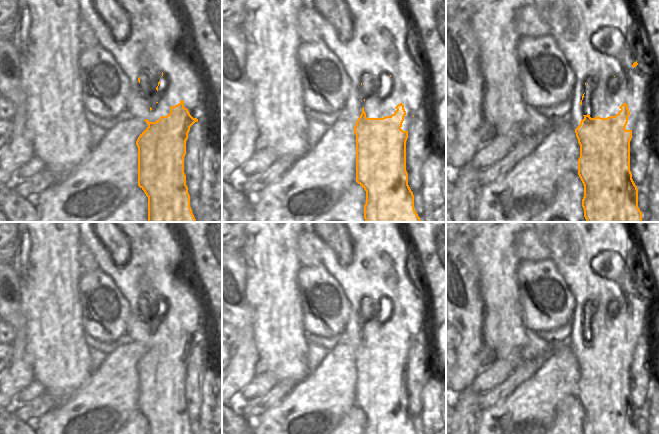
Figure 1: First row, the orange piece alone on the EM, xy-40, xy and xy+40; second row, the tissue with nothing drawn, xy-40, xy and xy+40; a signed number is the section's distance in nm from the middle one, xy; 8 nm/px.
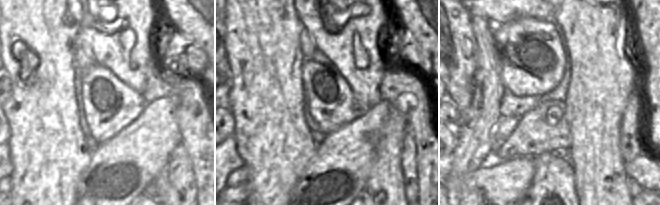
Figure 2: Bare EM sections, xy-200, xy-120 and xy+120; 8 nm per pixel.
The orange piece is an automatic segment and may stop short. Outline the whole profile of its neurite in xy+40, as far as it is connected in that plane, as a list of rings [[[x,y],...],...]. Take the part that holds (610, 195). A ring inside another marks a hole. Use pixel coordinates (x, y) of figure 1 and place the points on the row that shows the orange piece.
[[[528,0],[537,9],[542,20],[550,27],[550,35],[556,41],[560,52],[570,65],[574,77],[572,107],[569,111],[570,123],[575,130],[580,145],[578,175],[584,185],[582,207],[587,222],[643,222],[642,212],[638,207],[638,189],[630,171],[630,141],[632,130],[626,130],[630,111],[626,103],[615,116],[591,118],[582,114],[582,100],[586,92],[586,79],[592,77],[614,78],[623,67],[632,68],[638,65],[632,49],[632,27],[634,17],[627,0]]]

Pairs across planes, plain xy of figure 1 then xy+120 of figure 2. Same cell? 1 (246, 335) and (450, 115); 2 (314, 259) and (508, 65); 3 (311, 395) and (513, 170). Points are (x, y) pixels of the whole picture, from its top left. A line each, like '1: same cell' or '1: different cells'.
1: different cells
2: different cells
3: same cell

